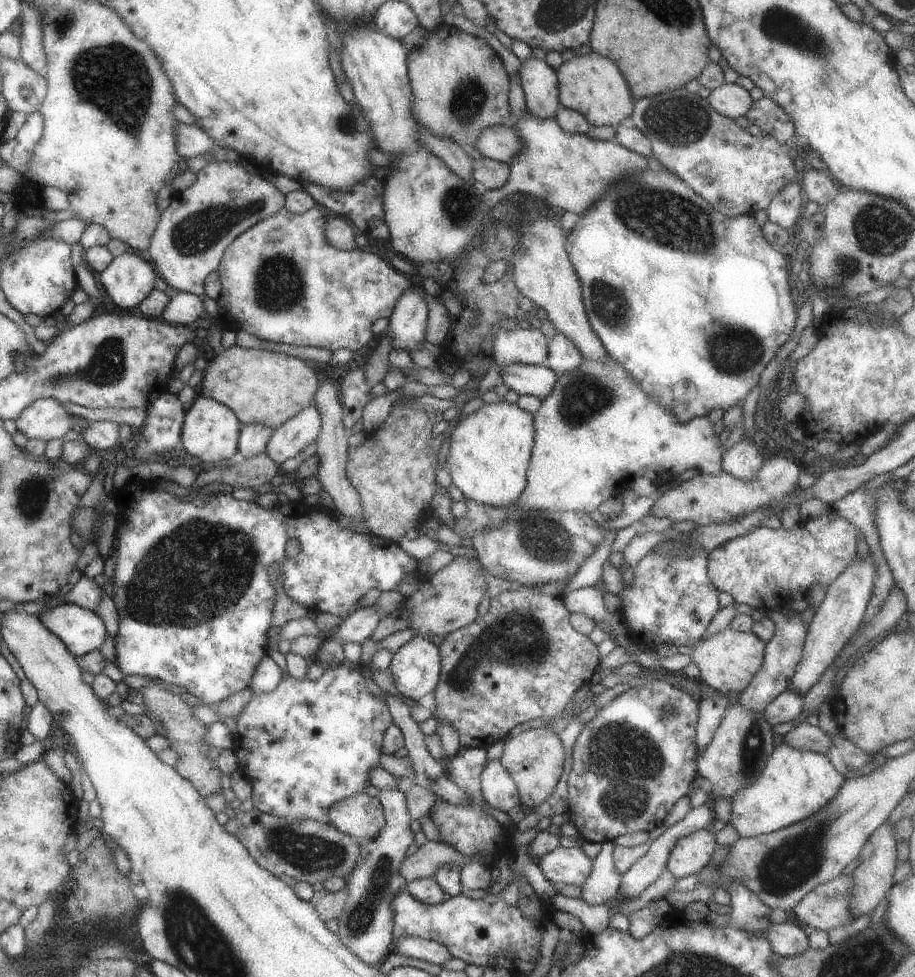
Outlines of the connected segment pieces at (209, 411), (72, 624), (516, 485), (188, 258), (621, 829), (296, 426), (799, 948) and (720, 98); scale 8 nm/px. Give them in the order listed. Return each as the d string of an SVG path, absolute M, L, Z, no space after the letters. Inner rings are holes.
M198 395L193 399L189 408L184 410L183 418L179 431L179 444L189 456L199 458L202 464L215 464L227 458L234 458L242 425L230 408L213 399Z
M59 603L37 618L74 657L99 648L106 634L99 615L76 604Z
M505 401L483 403L476 412L465 416L450 432L450 444L444 466L449 470L453 486L467 501L490 507L505 507L515 503L526 485L526 470L534 441L534 418L527 411Z
M216 159L211 163L204 163L203 167L197 169L193 184L175 193L169 205L159 213L144 256L167 286L204 297L203 279L216 270L225 247L258 220L276 213L283 203L284 195L273 184L257 174L247 172L237 162Z
M655 677L649 679L645 684L636 687L630 687L623 693L617 695L593 715L584 725L583 729L577 735L574 744L572 745L572 764L571 771L567 776L566 791L567 791L567 814L569 822L573 823L573 826L577 829L579 836L585 841L609 843L620 834L631 833L637 830L643 830L643 832L649 832L654 828L657 828L663 822L663 818L667 816L667 813L672 809L673 804L685 795L690 788L690 783L696 776L696 746L694 745L694 732L696 714L698 711L698 702L695 702L689 694L677 689L669 683L661 681ZM662 706L668 706L670 710L667 715L663 715L661 710Z
M310 404L300 413L272 430L266 442L264 453L277 466L287 458L299 454L307 444L311 444L319 434L321 417L319 411Z
M773 923L764 934L773 955L794 957L808 948L808 938L802 928L789 923Z
M725 82L710 90L706 100L717 114L731 117L732 119L744 115L749 105L753 102L750 99L748 90L735 83Z

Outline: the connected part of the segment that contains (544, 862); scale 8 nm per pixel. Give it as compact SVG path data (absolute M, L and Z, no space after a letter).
M560 845L536 858L535 864L541 870L543 878L554 886L555 884L580 886L592 867L592 861L580 848L566 848Z

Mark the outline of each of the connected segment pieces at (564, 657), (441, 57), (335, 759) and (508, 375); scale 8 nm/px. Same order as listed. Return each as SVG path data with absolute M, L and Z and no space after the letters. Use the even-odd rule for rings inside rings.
M513 583L508 590L489 599L485 614L443 637L438 645L439 680L432 690L435 707L430 711L437 723L453 725L461 748L485 749L505 739L517 724L537 717L549 720L559 716L579 686L588 684L600 662L597 645L569 625L569 614L563 595L543 594L536 585Z
M437 26L433 31L426 32L424 41L418 47L407 49L406 75L412 92L412 115L434 137L454 142L463 149L463 146L473 147L476 138L484 129L493 125L509 124L508 75L499 56L485 39L455 27Z
M340 661L337 665L326 666L323 674L316 680L306 677L294 679L289 675L281 677L273 690L269 692L252 694L244 708L233 717L235 719L235 733L233 734L232 751L239 760L239 769L249 780L251 785L252 806L264 813L275 815L288 823L297 821L302 823L327 823L328 809L337 801L363 792L365 786L369 785L367 774L371 768L378 766L378 758L381 756L381 739L385 729L392 724L390 712L387 705L380 699L373 697L365 688L363 676L357 670L350 668L349 663Z
M510 363L500 368L503 384L518 395L534 396L542 401L556 386L557 374L543 364Z

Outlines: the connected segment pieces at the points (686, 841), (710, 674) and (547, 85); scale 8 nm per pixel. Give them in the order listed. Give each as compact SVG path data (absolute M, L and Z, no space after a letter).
M709 828L690 832L672 846L664 867L675 879L696 873L708 864L717 847L716 836Z
M727 626L711 637L697 641L686 650L690 654L690 662L696 664L699 669L695 680L725 695L731 692L741 692L748 686L753 675L760 669L764 646L765 643L750 630L739 632Z
M533 56L519 66L525 108L531 117L551 119L560 109L555 71Z

